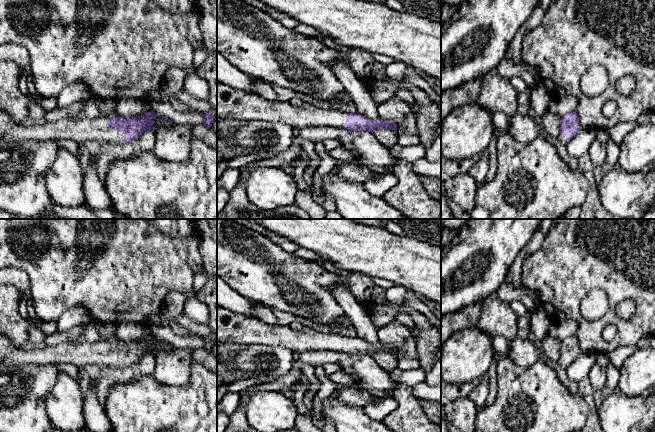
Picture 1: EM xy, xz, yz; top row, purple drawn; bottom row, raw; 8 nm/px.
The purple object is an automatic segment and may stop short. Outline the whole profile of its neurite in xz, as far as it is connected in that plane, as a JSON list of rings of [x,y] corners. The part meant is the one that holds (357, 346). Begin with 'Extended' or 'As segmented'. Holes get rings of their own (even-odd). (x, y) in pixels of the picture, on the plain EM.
Extended. [[[217,306],[217,343],[262,344],[280,346],[302,353],[310,350],[331,350],[374,356],[376,353],[397,354],[394,346],[370,344],[360,337],[320,333],[308,327],[294,331],[289,326],[274,326],[255,317]]]

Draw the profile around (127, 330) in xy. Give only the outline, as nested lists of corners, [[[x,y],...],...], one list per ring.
[[[125,321],[115,325],[115,336],[120,340],[142,340],[151,334],[147,324]]]

